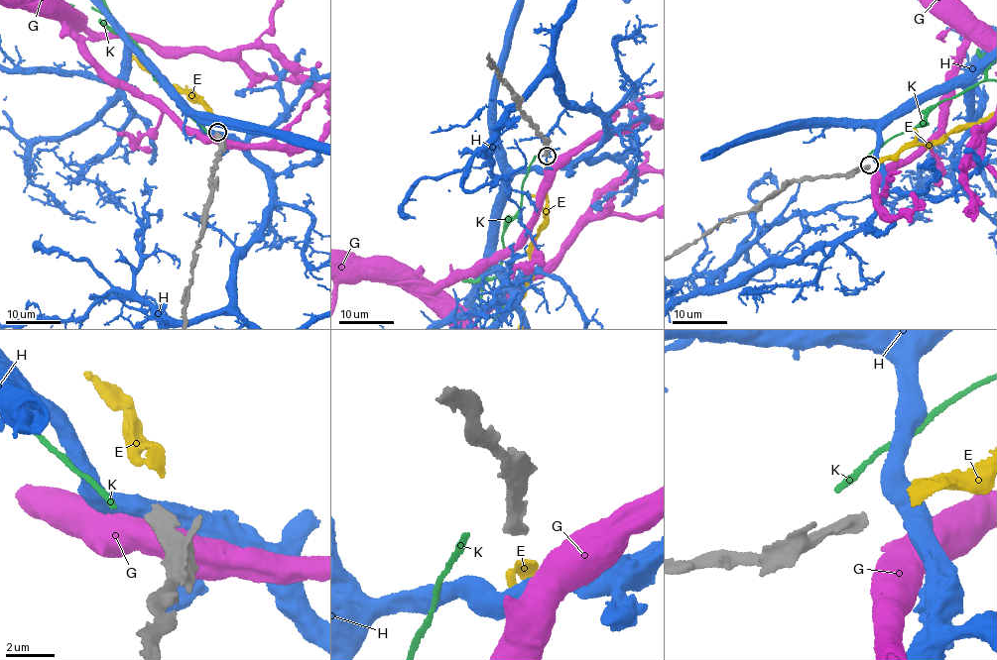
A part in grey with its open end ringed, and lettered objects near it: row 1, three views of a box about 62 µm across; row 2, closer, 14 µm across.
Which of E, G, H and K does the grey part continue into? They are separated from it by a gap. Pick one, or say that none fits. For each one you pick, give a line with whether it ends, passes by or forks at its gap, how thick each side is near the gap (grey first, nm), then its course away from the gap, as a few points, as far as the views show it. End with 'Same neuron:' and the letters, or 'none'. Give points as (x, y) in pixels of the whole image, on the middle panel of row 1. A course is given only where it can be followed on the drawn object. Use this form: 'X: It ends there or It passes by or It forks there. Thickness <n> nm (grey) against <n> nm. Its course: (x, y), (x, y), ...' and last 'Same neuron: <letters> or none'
E: It passes by. Thickness 500 nm (grey) against 280 nm
Same neuron: E

